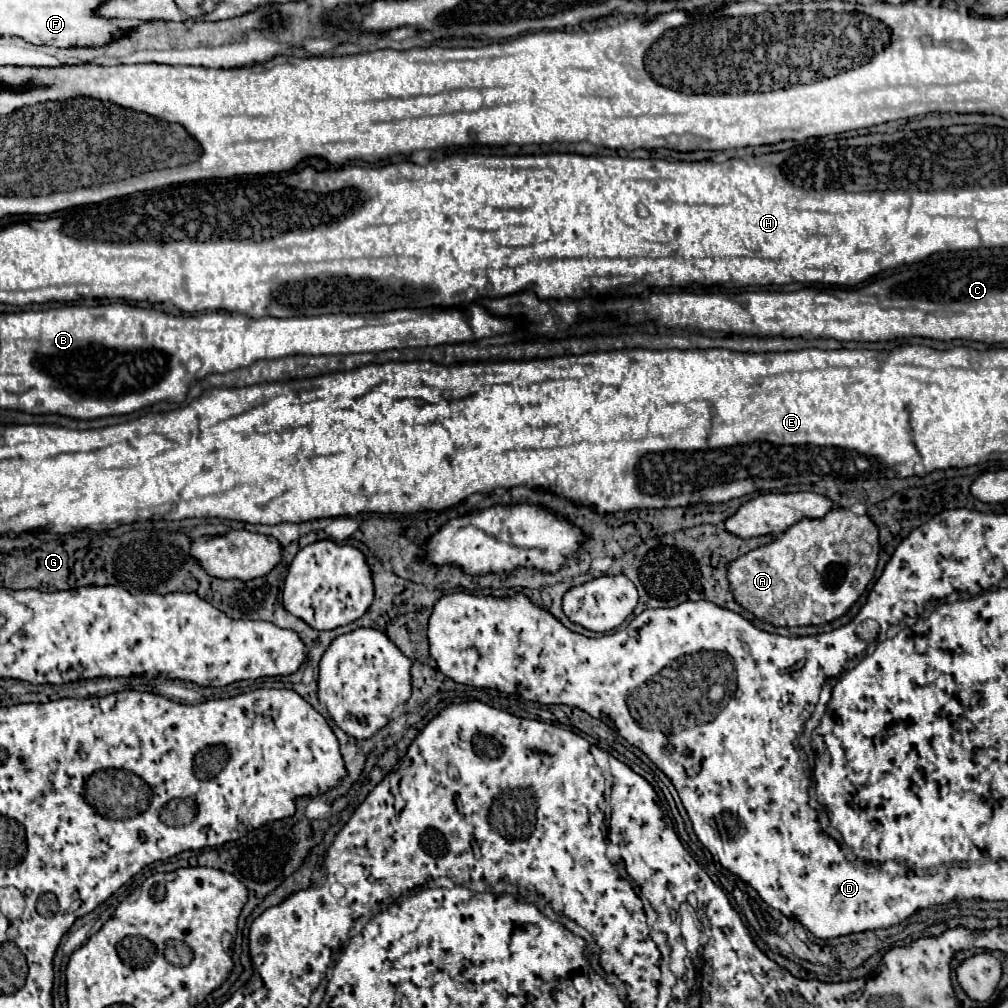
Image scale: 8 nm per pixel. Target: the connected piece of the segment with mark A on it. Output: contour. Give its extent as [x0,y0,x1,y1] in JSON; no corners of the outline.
[728,509,878,627]

